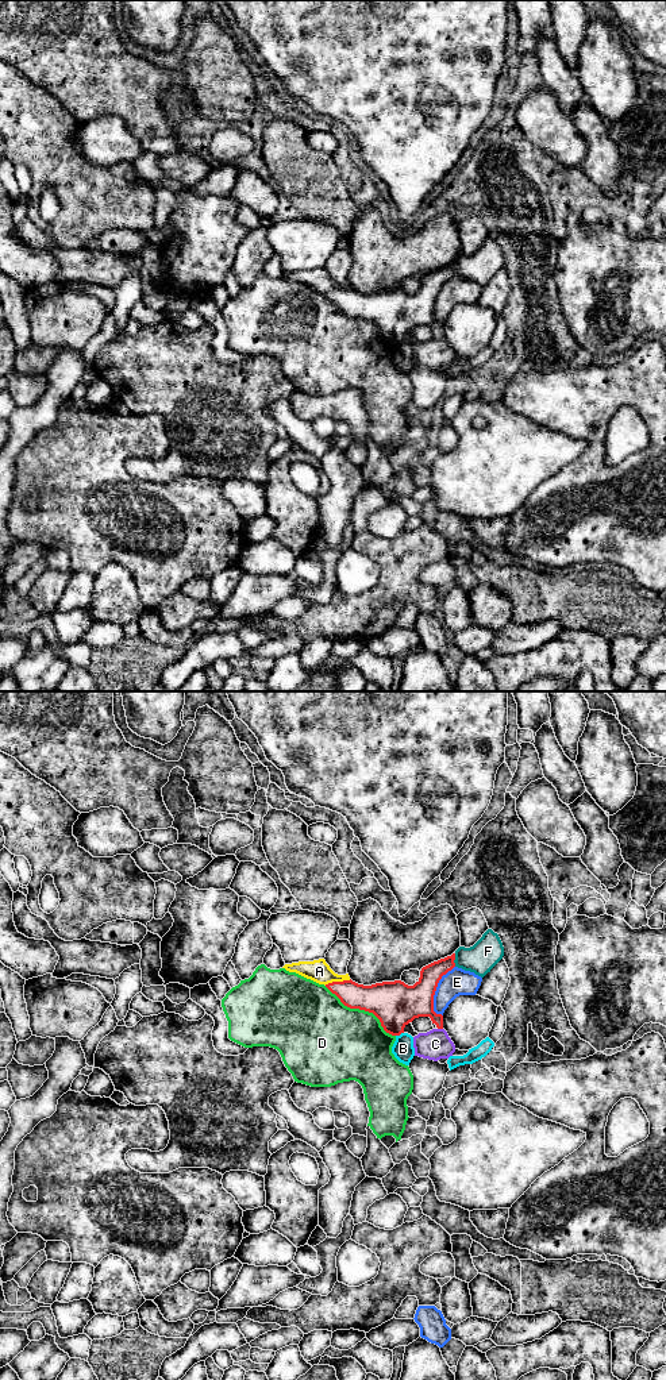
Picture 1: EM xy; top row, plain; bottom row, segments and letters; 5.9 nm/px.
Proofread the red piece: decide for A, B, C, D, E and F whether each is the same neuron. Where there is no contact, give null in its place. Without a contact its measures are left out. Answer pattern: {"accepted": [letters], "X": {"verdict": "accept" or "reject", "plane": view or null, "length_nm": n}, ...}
{"accepted": [], "A": {"verdict": "reject", "plane": "xy", "length_nm": 160}, "B": {"verdict": "reject", "plane": "xy", "length_nm": 50}, "C": {"verdict": "reject", "plane": "xy", "length_nm": 30}, "D": {"verdict": "reject", "plane": "xy", "length_nm": 500}, "E": {"verdict": "reject", "plane": "xy", "length_nm": 320}, "F": {"verdict": "reject", "plane": "xy", "length_nm": 80}}

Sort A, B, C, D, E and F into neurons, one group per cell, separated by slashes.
A / B / C / D / E / F

